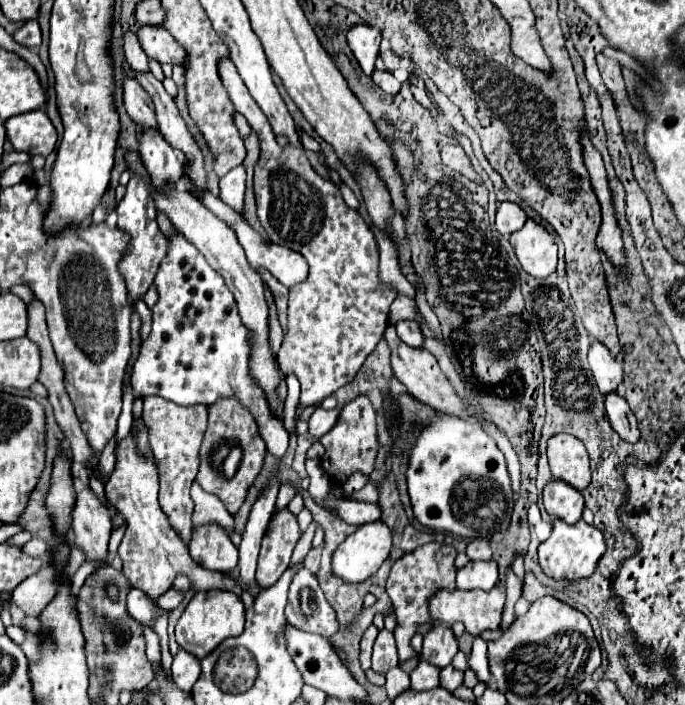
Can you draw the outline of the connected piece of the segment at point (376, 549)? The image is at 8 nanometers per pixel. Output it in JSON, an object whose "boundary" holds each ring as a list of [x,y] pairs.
{"boundary":[[[385,523],[361,525],[333,553],[333,575],[345,583],[361,583],[375,575],[391,551],[391,531]]]}

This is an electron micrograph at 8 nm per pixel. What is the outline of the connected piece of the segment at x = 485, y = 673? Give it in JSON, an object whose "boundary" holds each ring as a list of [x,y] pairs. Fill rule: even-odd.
{"boundary":[[[479,637],[473,643],[473,651],[469,655],[469,667],[477,673],[479,681],[489,683],[491,673],[489,673],[489,665],[487,665],[487,642]]]}

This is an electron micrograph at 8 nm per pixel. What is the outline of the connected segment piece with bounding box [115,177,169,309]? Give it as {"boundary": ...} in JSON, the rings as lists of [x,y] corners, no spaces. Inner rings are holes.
{"boundary":[[[131,177],[131,181],[127,183],[127,193],[117,203],[115,213],[119,217],[117,227],[129,235],[129,247],[125,251],[125,257],[121,257],[121,261],[119,261],[119,271],[127,283],[129,305],[131,305],[131,309],[135,309],[135,303],[139,299],[143,299],[145,291],[153,285],[153,275],[157,275],[157,267],[161,265],[161,259],[165,259],[165,255],[167,255],[169,239],[157,227],[157,209],[153,205],[153,197],[151,197],[147,185],[137,177]]]}

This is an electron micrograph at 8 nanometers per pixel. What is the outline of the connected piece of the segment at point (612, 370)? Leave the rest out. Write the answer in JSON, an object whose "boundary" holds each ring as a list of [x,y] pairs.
{"boundary":[[[599,341],[591,343],[591,347],[589,347],[589,365],[591,365],[591,371],[593,371],[595,381],[597,381],[603,395],[617,389],[617,385],[623,379],[623,369],[615,361],[615,357],[611,357],[609,349],[603,343],[599,343]]]}

